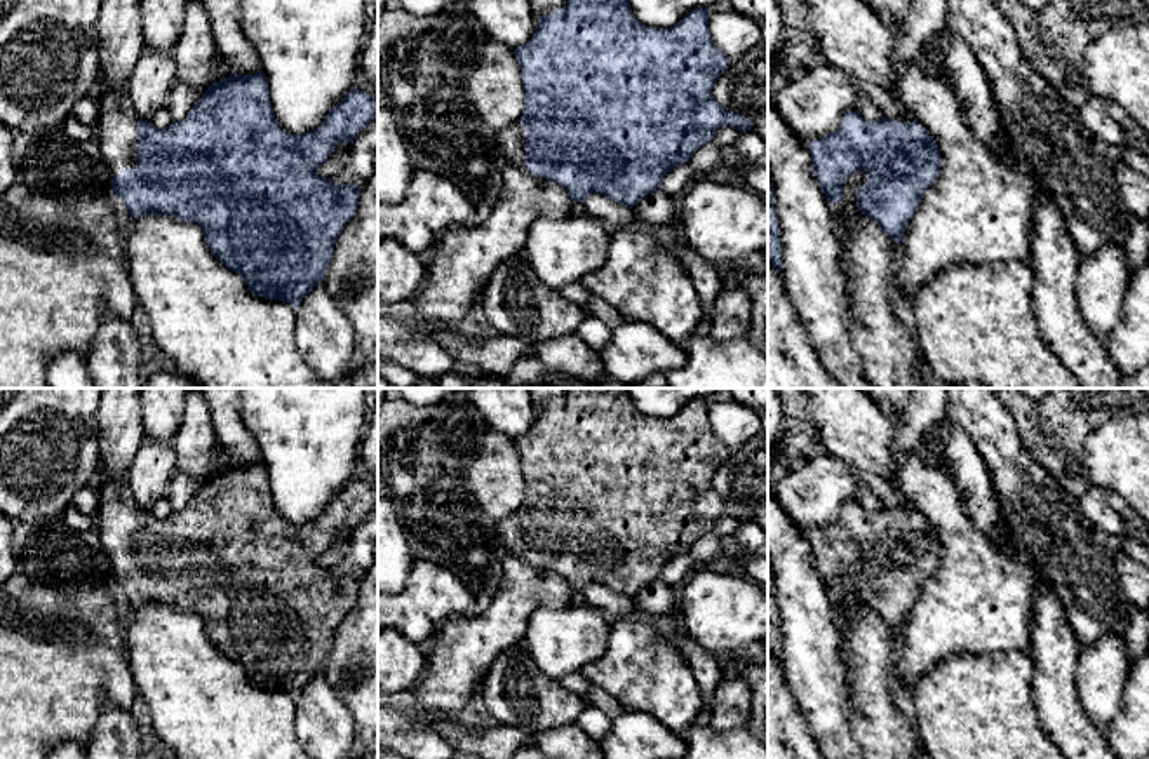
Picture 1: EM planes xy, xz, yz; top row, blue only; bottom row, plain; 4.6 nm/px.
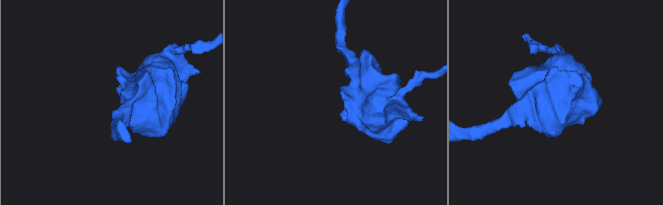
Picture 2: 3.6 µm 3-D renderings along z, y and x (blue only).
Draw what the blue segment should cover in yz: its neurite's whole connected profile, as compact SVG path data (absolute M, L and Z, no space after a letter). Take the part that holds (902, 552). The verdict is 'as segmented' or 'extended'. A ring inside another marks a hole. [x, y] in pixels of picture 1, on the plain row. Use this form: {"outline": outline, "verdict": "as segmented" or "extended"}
{"outline": "M857 500L846 501L839 519L810 533L815 566L830 595L843 588L843 574L857 561L867 562L867 571L857 580L857 597L876 611L883 623L900 634L905 618L926 580L940 564L942 547L937 531L905 500L895 508L867 512Z", "verdict": "extended"}

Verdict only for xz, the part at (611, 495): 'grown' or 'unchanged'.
grown

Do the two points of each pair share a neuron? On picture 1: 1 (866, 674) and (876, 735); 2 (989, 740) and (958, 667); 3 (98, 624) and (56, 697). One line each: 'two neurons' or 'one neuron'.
1: one neuron
2: one neuron
3: one neuron

